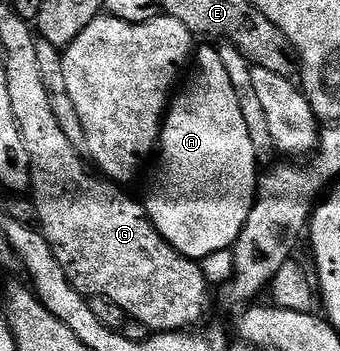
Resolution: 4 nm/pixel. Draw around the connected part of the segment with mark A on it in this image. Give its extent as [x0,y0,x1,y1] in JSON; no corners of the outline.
[144,47,259,261]

